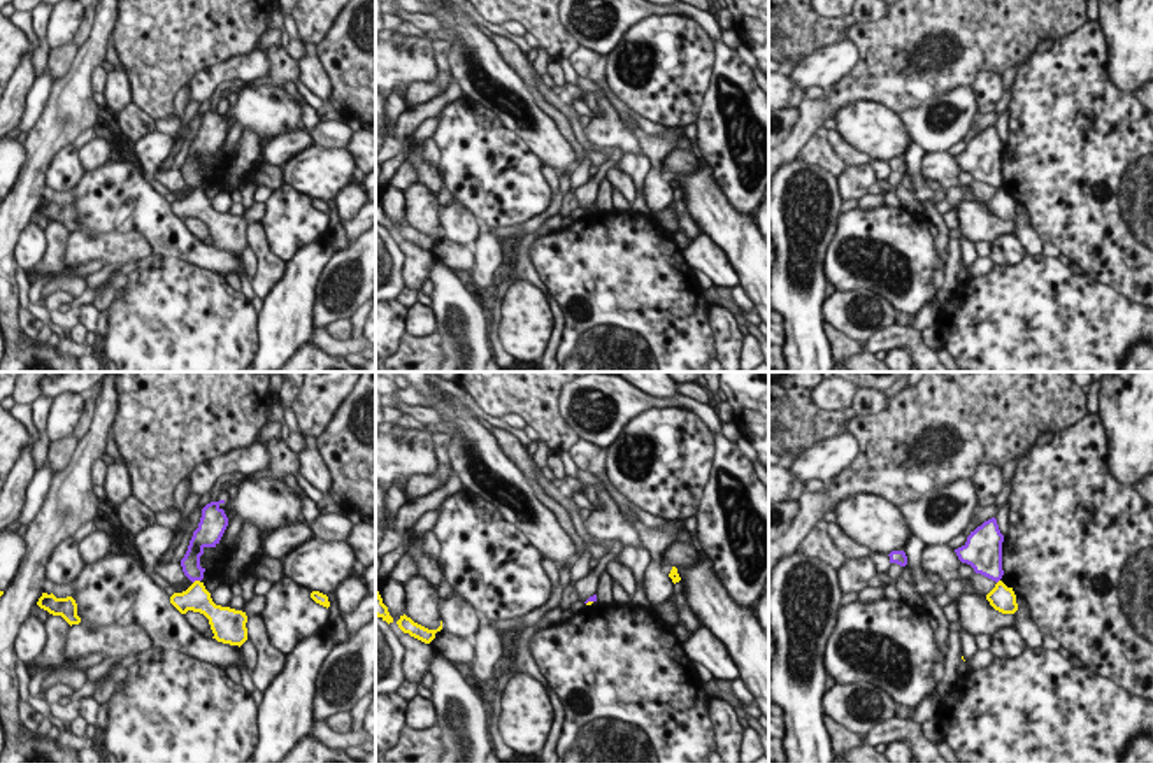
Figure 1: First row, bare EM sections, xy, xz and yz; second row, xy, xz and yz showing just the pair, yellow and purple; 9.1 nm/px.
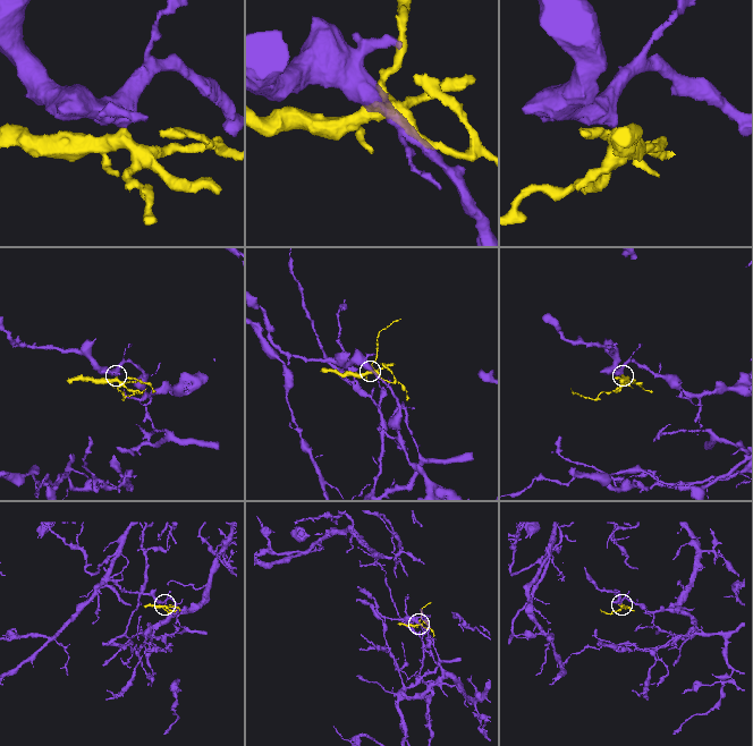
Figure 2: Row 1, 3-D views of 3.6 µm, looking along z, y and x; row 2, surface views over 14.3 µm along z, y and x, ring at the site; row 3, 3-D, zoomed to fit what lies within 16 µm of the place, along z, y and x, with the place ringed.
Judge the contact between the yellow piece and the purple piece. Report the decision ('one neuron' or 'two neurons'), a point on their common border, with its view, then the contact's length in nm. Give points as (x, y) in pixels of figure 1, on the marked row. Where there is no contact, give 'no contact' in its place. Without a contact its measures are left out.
two neurons; meets yellow in xy at (195, 581); contact 70 nm long

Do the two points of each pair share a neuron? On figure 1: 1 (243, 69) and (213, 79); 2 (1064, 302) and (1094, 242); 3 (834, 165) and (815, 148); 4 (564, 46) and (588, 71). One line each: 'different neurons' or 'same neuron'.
1: same neuron
2: different neurons
3: same neuron
4: different neurons

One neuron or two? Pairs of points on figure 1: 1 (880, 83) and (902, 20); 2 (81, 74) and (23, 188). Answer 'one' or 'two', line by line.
1: one
2: one

